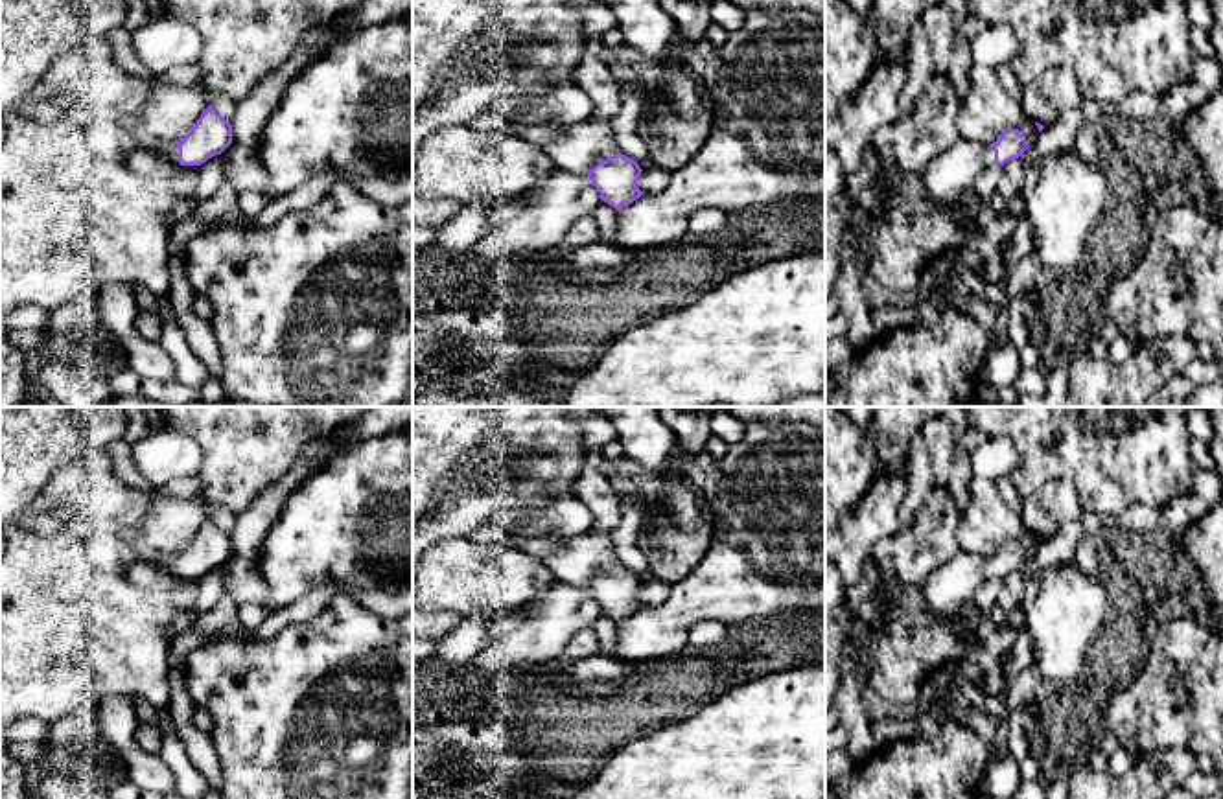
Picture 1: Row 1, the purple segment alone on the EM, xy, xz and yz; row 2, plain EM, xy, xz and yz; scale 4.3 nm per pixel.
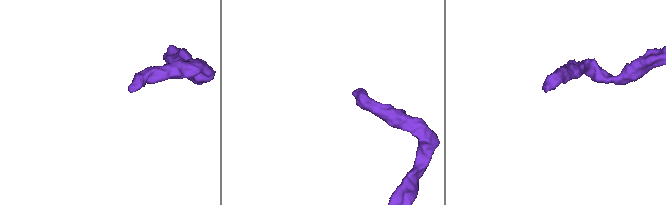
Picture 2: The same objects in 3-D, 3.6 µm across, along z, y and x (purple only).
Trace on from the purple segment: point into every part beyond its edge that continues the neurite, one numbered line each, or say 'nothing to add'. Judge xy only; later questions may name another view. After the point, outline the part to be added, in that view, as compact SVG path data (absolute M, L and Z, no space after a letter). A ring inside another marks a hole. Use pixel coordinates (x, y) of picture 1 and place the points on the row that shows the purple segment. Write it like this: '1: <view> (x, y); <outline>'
1: xy (170, 153); M177 144L166 145L166 147L158 147L155 151L151 151L151 155L158 160L169 160L169 162L179 162L179 149Z

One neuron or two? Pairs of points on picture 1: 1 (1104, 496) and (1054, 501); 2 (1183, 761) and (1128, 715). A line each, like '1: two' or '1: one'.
1: two
2: two

